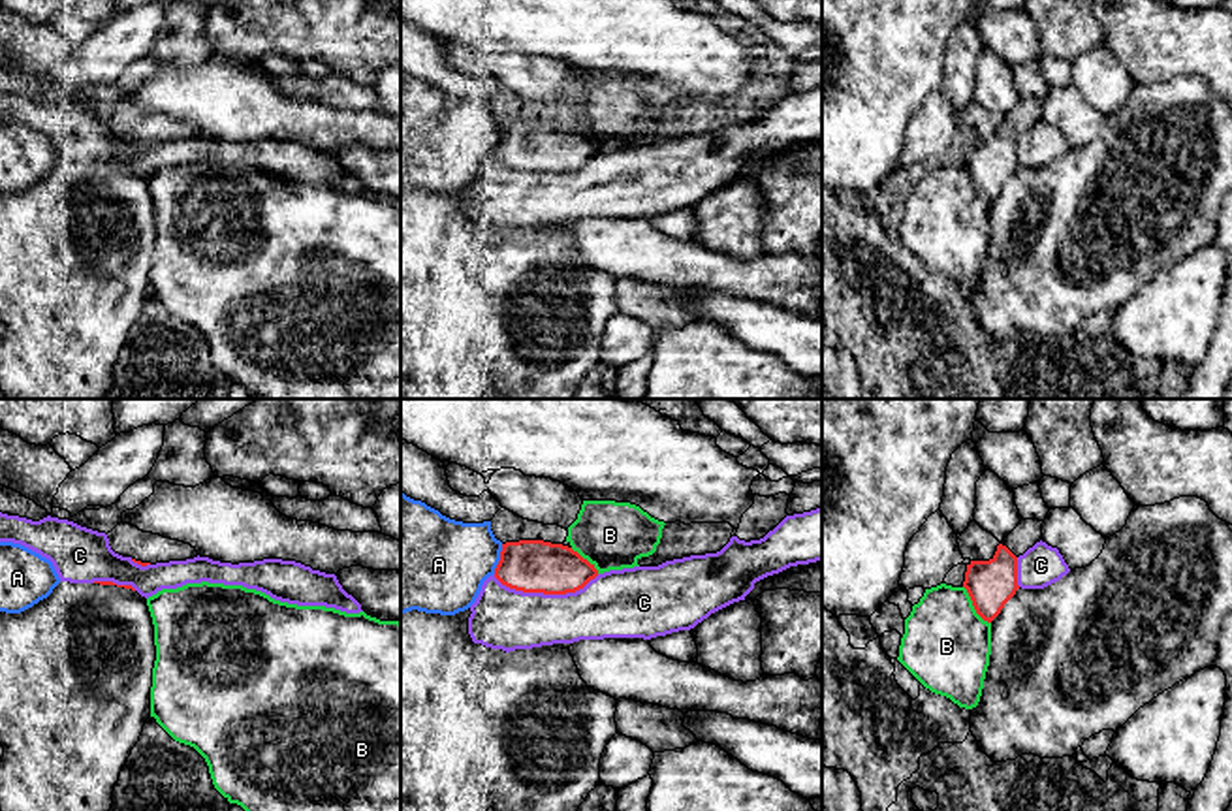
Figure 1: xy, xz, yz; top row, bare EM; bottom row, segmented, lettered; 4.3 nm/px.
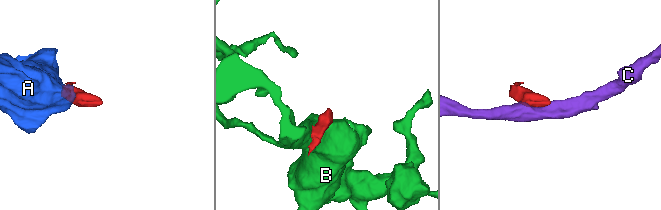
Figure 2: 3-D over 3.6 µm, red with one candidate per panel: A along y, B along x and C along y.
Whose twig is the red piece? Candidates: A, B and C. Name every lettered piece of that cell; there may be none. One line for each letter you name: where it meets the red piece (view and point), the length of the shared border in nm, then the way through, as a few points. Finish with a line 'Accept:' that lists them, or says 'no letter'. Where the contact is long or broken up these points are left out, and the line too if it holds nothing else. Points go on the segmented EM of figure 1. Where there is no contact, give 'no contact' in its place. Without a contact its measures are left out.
Accept: no letter

